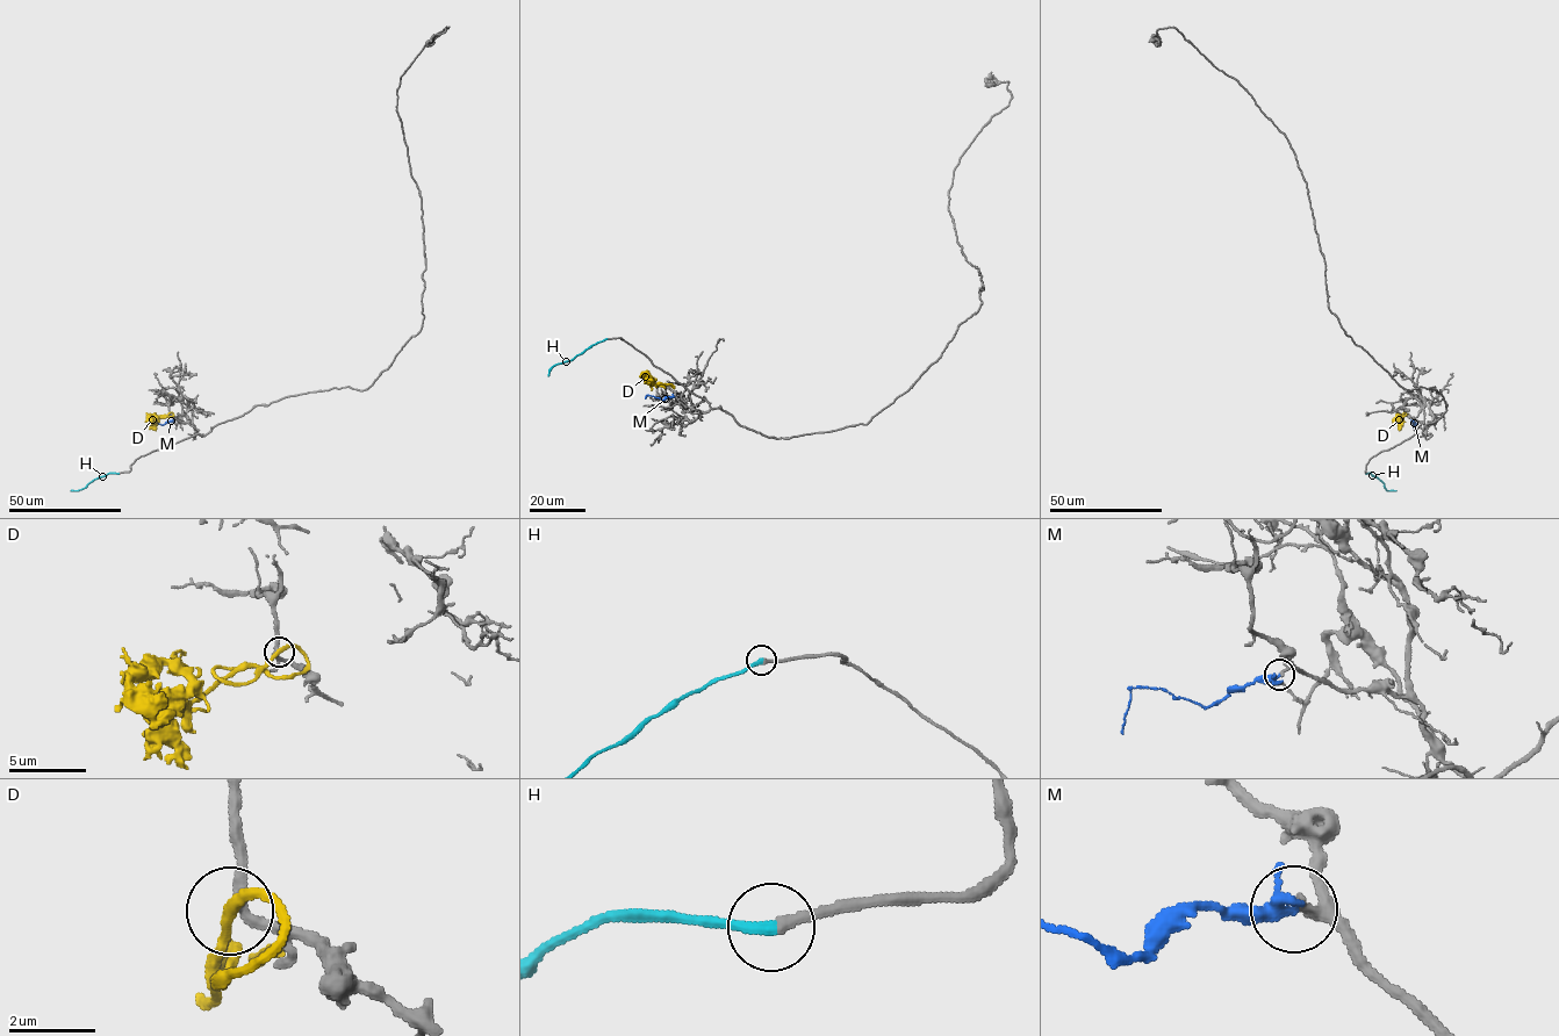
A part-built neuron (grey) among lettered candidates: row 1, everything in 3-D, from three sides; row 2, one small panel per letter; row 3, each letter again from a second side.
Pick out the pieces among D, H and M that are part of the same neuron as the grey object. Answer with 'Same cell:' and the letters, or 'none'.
Same cell: M

